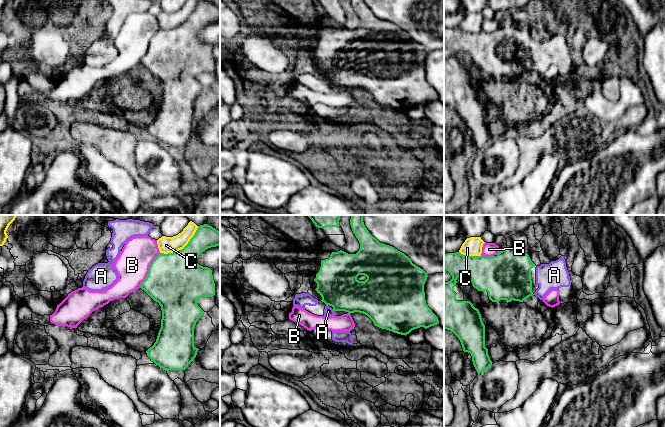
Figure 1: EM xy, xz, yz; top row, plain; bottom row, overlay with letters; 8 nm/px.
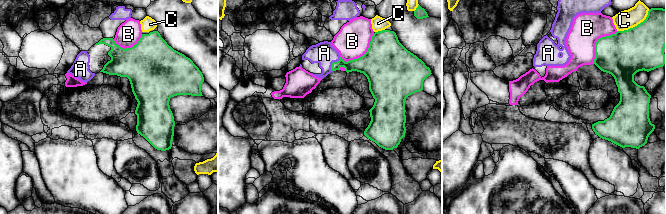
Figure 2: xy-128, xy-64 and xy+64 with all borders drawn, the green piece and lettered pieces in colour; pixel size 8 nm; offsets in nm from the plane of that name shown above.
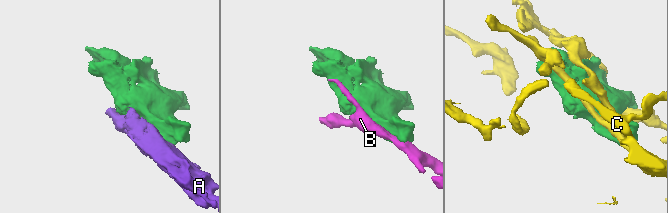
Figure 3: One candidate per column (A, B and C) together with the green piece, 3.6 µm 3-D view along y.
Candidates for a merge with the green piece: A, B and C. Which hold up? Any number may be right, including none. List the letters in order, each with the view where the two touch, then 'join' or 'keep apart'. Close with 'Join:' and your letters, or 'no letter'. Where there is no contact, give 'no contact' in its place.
A: contact in xz; join
B: contact in xy; keep apart
C: contact in xy; keep apart
Join: A

